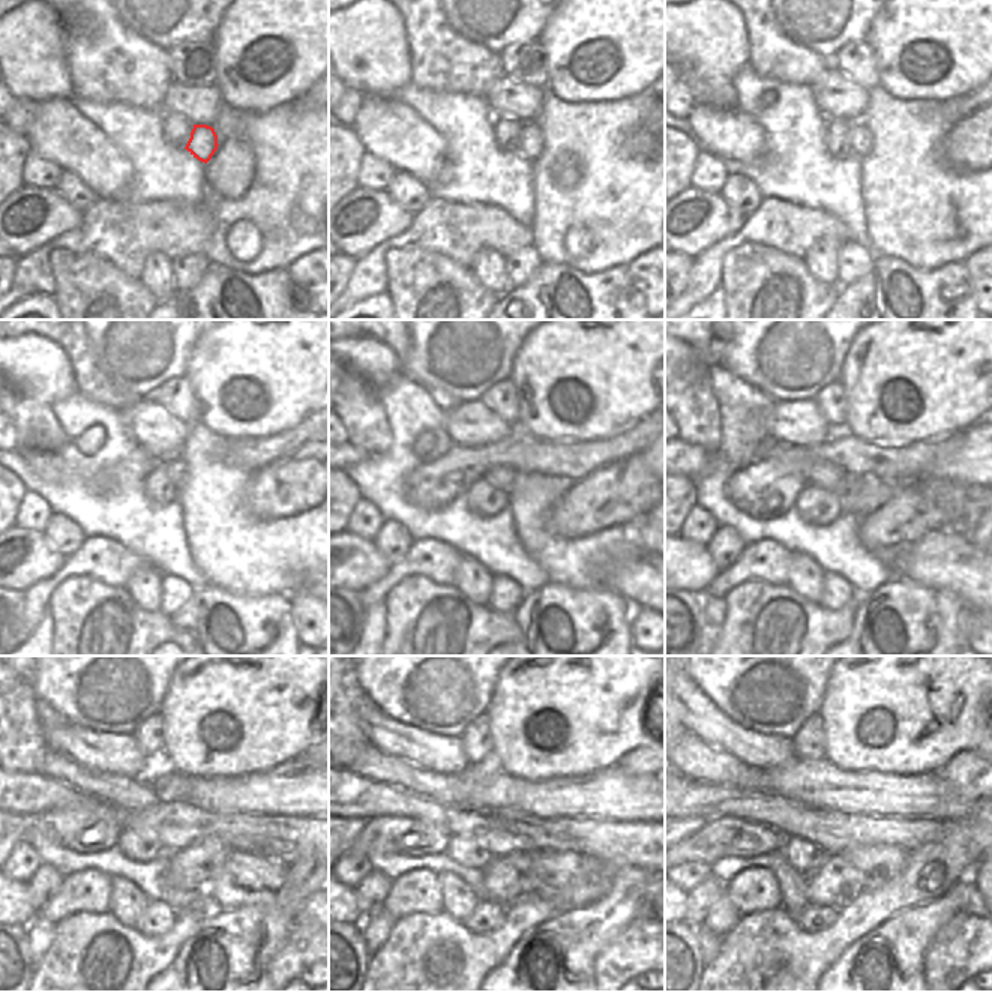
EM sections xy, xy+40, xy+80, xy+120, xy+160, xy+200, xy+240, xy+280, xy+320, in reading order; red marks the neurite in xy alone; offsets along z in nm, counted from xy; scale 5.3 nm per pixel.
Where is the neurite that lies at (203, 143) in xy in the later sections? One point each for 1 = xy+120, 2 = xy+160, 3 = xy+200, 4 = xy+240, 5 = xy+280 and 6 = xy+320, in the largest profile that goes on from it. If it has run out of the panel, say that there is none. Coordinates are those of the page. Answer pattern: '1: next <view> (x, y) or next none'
1: next xy+120 (177, 471)
2: next xy+160 (503, 477)
3: next xy+200 (830, 476)
4: next xy+240 (126, 794)
5: next xy+280 (371, 763)
6: next xy+320 (695, 760)

